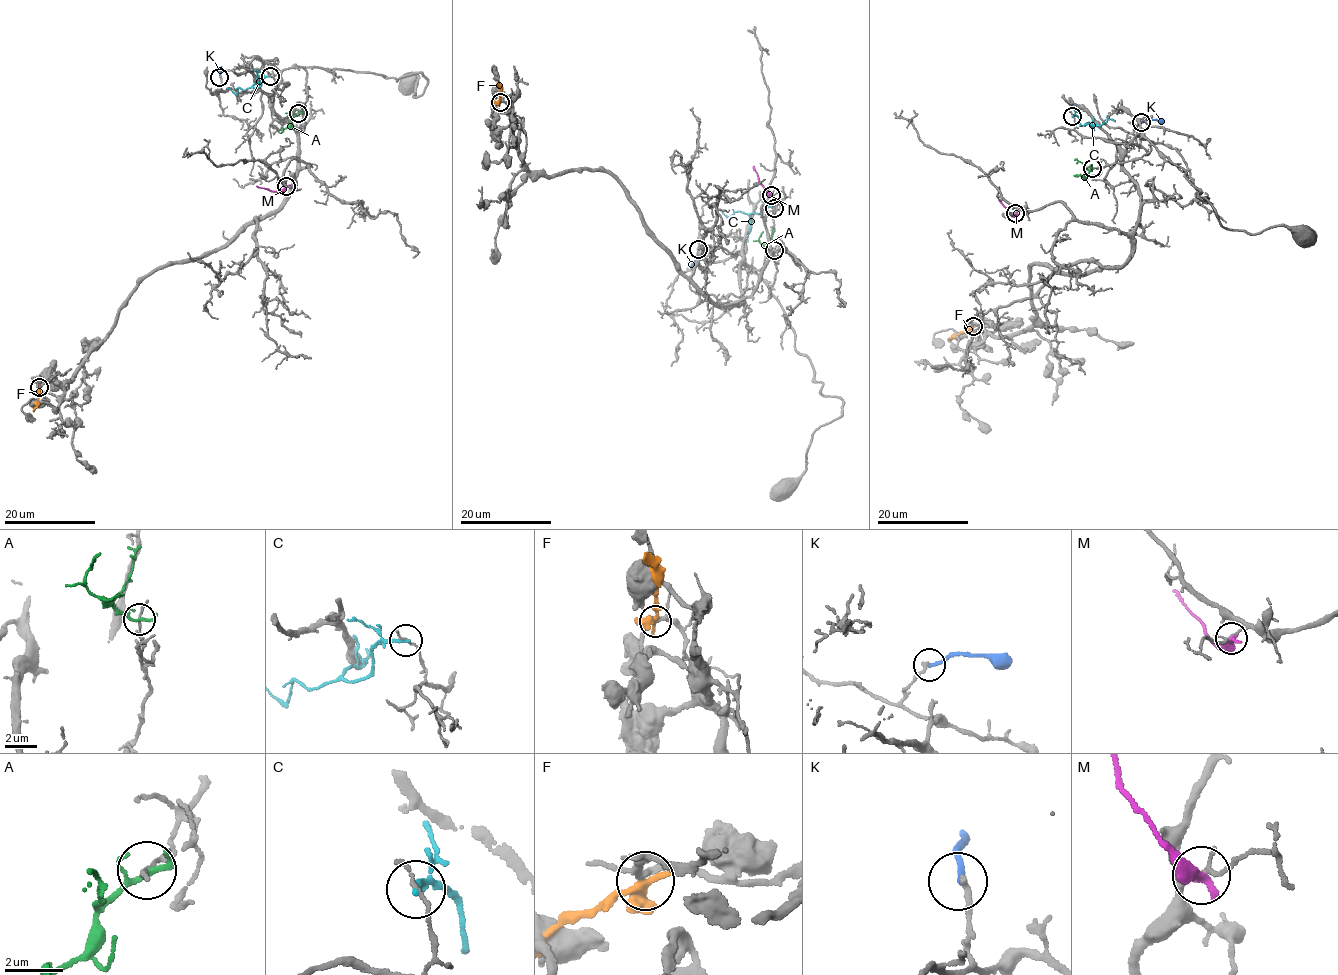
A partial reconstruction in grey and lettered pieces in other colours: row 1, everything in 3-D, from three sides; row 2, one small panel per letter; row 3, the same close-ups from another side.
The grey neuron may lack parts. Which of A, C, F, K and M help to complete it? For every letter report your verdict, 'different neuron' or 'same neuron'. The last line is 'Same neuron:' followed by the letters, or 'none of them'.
A: different neuron
C: different neuron
F: different neuron
K: same neuron
M: different neuron
Same neuron: K

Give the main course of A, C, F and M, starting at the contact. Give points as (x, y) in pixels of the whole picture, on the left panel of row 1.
A: (297, 113), (283, 131)
C: (270, 76), (262, 77), (260, 84), (254, 88), (239, 87), (235, 93), (227, 88)
F: (39, 388), (33, 410)
M: (286, 185), (273, 192), (256, 186)

